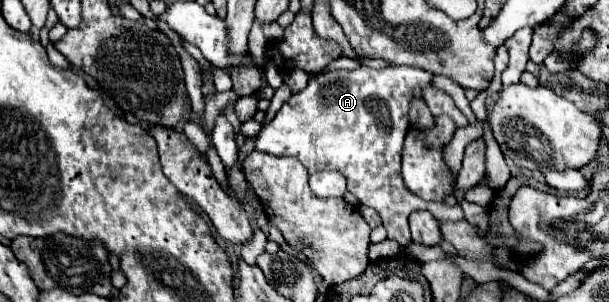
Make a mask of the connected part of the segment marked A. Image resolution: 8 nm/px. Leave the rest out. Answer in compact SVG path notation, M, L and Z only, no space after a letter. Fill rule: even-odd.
M360 66L356 70L336 70L318 74L310 78L308 86L302 92L292 94L292 98L278 110L274 120L260 130L256 138L256 150L274 156L294 156L306 166L310 174L318 170L342 172L348 180L348 190L360 200L360 204L370 206L380 214L388 238L396 240L400 246L407 246L411 241L408 216L414 210L428 210L439 221L456 222L464 219L463 211L458 204L450 207L443 202L427 202L410 194L400 176L402 144L410 124L408 112L412 102L412 90L416 86L432 86L432 78L434 74L428 74L428 70L412 66L386 66L380 70Z

